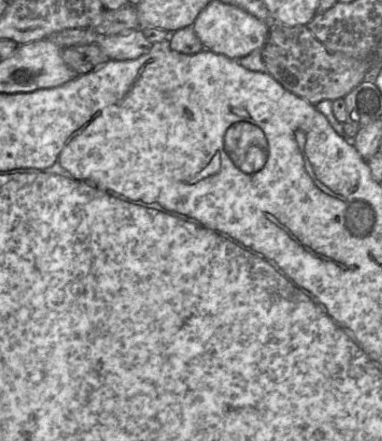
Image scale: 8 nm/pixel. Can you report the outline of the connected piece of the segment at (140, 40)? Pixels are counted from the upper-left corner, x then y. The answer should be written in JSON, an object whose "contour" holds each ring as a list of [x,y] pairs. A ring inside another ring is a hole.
{"contour":[[[141,29],[112,36],[98,35],[97,45],[110,60],[116,61],[137,59],[153,49],[153,44],[145,38]]]}

